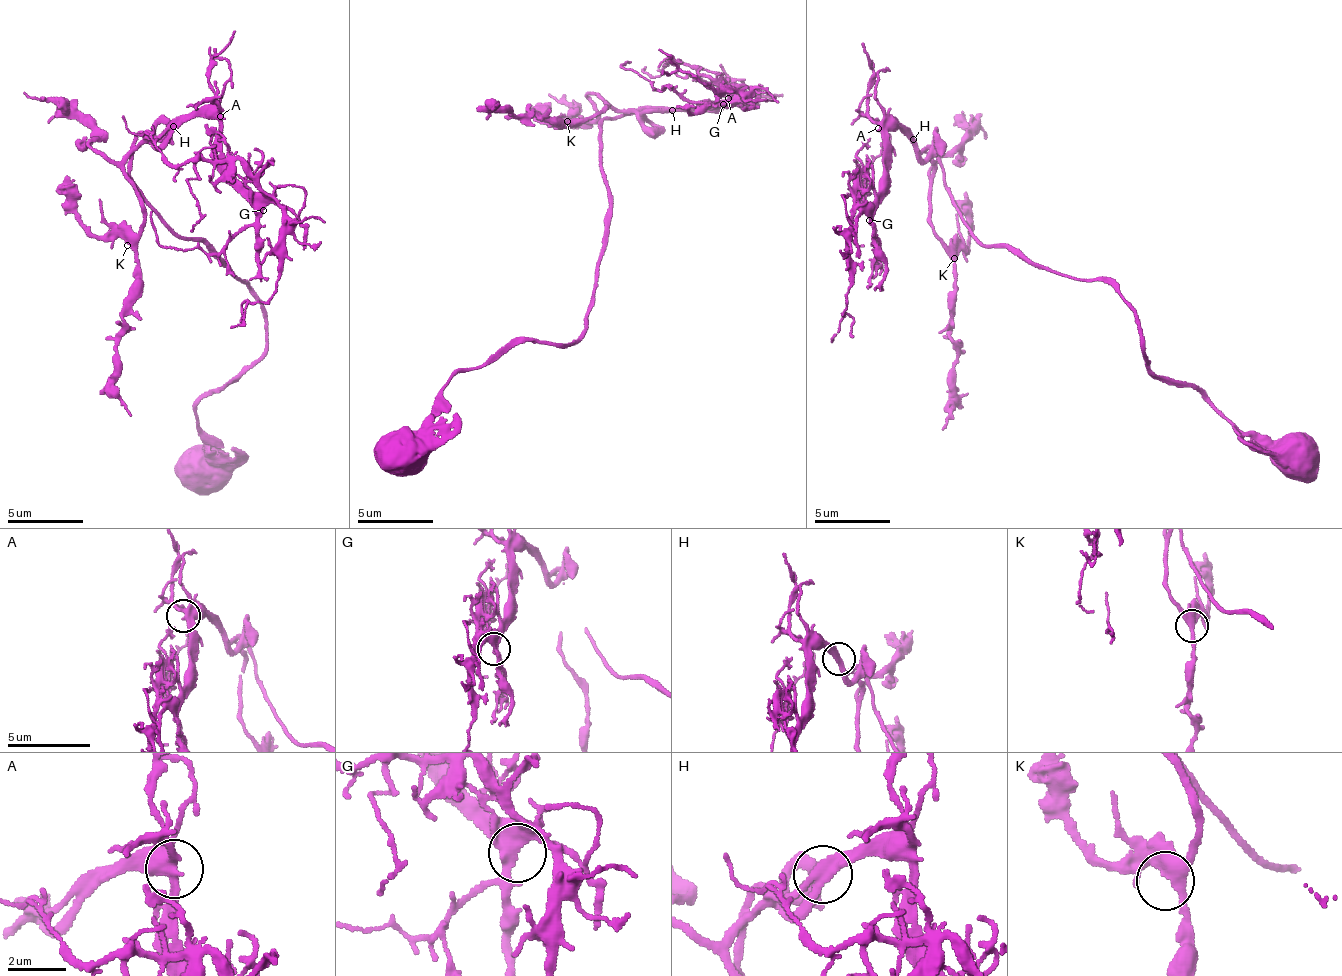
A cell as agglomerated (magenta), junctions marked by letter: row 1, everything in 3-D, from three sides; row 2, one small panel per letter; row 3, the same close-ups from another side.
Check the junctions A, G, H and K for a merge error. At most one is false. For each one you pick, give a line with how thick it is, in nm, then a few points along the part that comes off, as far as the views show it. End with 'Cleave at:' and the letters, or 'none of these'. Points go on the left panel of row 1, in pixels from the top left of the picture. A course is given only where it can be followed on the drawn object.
Cleave at: none of these

